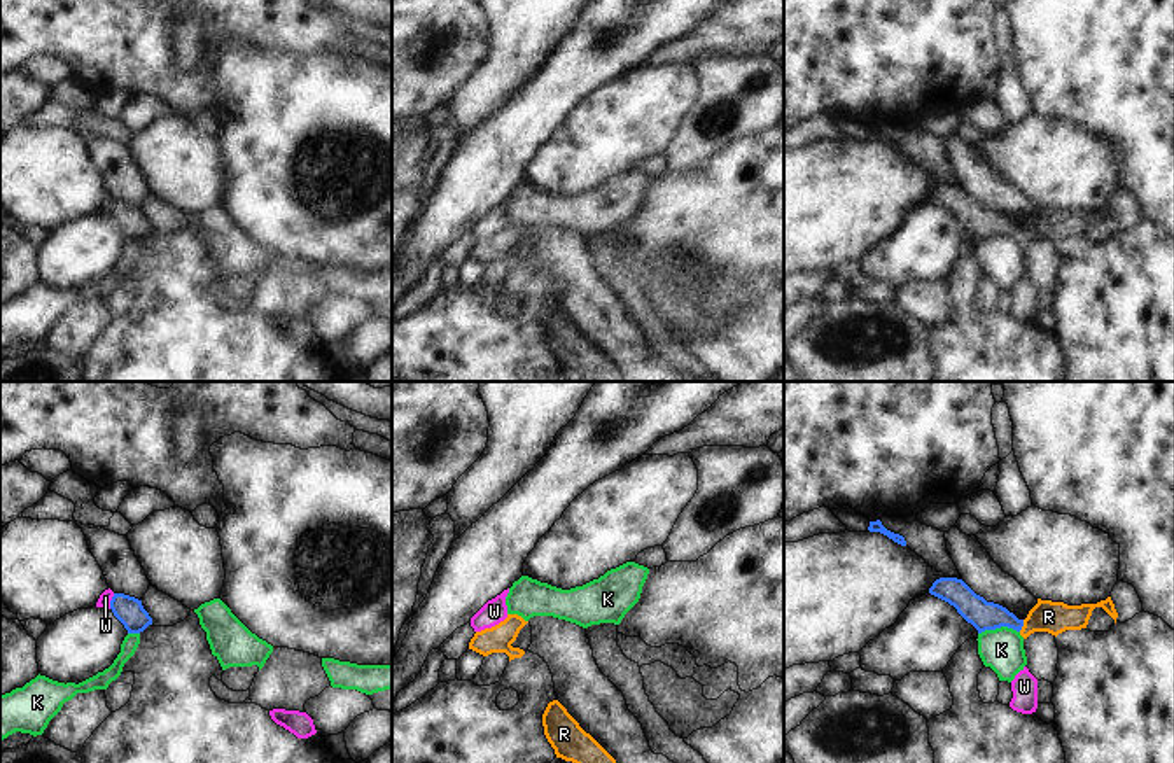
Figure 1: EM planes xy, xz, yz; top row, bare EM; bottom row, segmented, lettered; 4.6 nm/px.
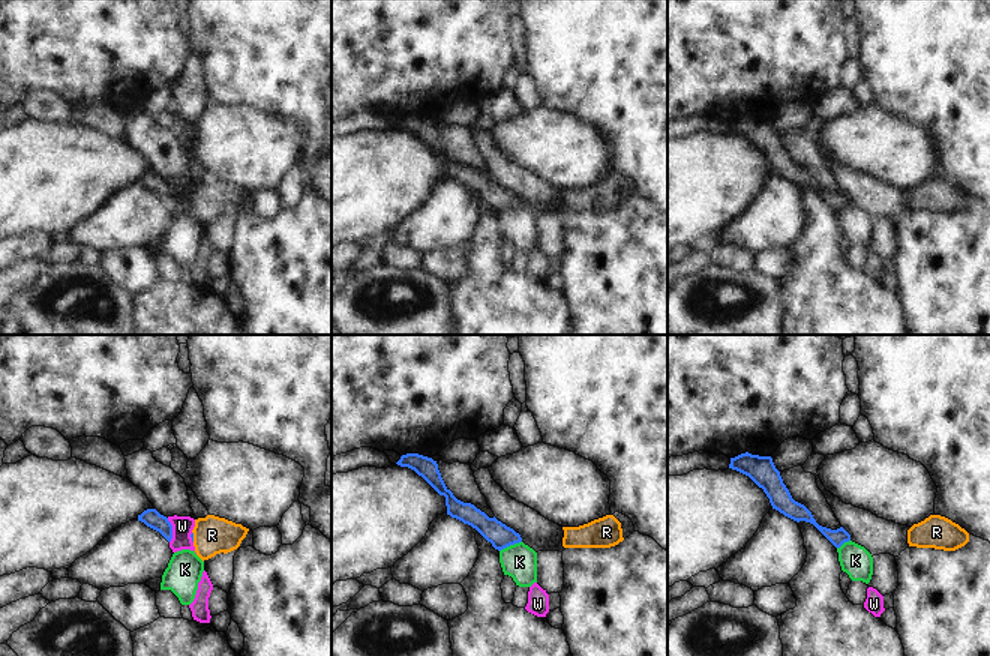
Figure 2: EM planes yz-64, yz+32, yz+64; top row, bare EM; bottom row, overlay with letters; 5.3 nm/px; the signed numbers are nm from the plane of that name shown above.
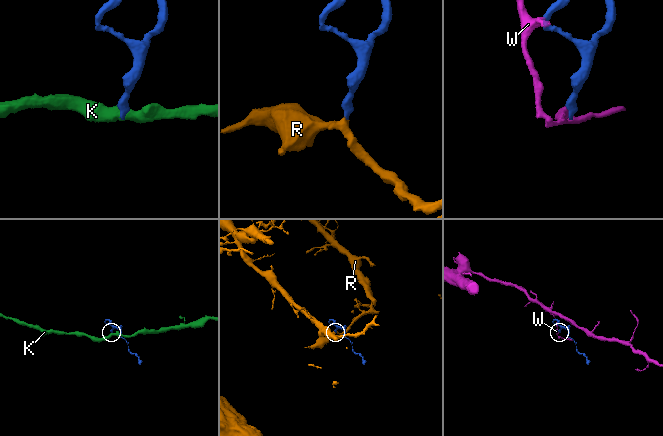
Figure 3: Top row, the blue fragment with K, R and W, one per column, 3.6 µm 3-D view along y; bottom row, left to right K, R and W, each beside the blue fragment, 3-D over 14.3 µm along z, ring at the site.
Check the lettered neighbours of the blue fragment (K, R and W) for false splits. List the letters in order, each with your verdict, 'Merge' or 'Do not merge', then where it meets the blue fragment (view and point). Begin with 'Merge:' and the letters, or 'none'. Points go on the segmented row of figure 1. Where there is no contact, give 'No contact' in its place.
Merge: R
K: Do not merge. Touches blue at yz (998, 627)
R: Merge. Touches blue at yz (1022, 625)
W: Do not merge. Touches blue at xy (111, 601)

